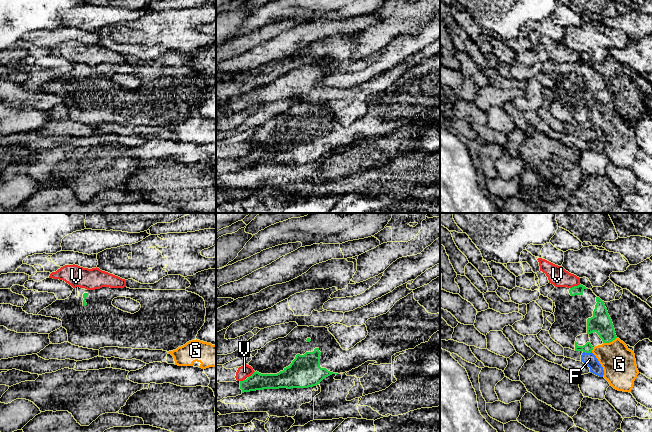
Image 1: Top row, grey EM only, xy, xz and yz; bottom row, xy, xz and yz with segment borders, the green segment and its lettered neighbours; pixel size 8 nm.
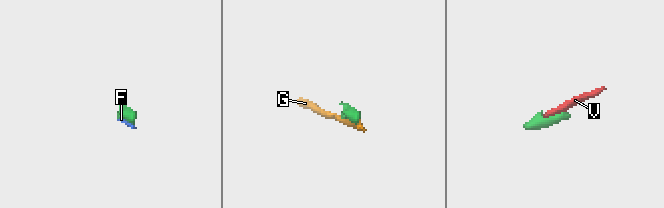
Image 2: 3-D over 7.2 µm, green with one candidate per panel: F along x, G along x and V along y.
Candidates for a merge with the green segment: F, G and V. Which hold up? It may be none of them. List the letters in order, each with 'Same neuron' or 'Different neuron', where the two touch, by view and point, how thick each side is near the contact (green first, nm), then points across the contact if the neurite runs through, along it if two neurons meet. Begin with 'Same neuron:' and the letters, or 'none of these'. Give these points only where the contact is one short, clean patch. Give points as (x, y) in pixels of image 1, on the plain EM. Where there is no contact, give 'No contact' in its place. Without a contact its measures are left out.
Same neuron: none of these
F: Different neuron. Touches green at yz (587, 128). Thickness 80 nm (green) against 110 nm
G: Different neuron. Touches green at yz (609, 118). Thickness 170 nm (green) against 280 nm
V: Different neuron. Touches green at yz (575, 62). Thickness 80 nm (green) against 160 nm

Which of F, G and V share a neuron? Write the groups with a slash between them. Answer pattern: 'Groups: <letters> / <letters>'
Groups: F / G / V

